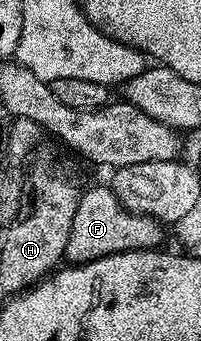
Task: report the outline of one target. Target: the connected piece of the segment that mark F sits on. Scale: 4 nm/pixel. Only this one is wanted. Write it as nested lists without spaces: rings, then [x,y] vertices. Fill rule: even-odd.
[[[109,185],[90,186],[81,191],[76,208],[76,217],[72,220],[72,232],[68,235],[68,248],[65,261],[70,264],[91,262],[104,256],[112,256],[120,252],[132,252],[133,250],[156,250],[163,245],[166,238],[167,227],[158,219],[147,214],[133,214],[130,209],[116,196],[116,192]]]

